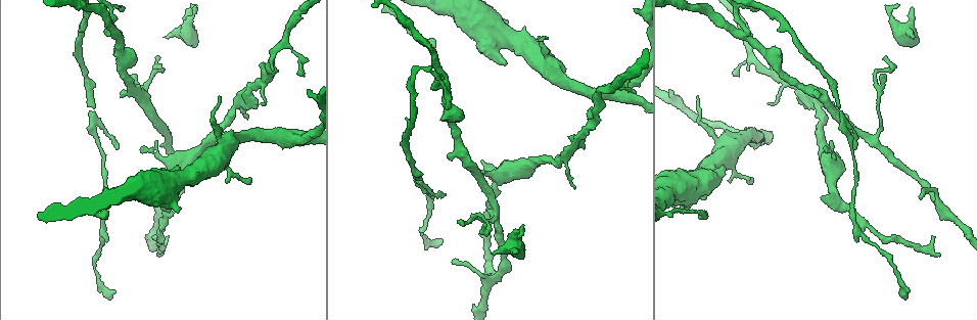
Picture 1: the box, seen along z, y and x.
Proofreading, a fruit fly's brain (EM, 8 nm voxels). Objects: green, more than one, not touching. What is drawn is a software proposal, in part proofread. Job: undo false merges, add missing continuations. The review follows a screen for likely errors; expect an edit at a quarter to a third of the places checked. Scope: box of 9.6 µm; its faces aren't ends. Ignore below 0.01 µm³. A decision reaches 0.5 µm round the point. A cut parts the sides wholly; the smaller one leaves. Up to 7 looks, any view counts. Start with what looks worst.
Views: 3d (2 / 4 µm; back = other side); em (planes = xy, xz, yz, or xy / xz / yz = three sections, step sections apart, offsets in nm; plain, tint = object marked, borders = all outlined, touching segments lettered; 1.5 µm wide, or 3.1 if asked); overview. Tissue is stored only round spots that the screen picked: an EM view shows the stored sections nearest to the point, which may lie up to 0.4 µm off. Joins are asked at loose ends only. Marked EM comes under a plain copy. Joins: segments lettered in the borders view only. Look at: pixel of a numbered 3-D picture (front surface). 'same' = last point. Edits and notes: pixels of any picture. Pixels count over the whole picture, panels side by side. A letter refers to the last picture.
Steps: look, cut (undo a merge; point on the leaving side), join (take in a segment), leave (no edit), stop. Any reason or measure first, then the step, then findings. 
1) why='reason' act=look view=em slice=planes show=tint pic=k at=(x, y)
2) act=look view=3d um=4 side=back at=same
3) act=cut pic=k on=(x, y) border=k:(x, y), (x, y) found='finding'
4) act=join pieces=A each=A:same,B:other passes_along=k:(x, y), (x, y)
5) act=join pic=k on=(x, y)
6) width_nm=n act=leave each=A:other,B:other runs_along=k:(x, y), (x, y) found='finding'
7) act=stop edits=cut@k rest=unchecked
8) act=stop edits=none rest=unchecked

why='branch stops here' act=look view=3d um=2 side=back pic=1 at=(165, 36)

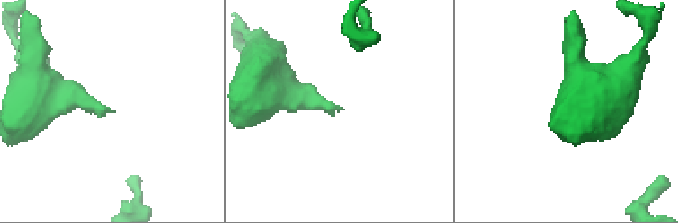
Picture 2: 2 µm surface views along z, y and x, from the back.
why='need the tissue' act=look view=em slice=planes show=tint pic=2 at=(341, 108)

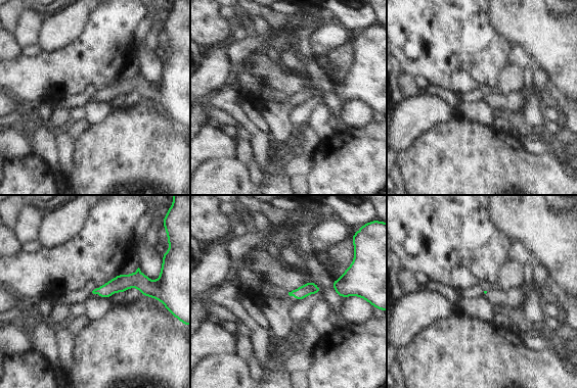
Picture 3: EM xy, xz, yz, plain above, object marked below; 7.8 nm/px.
act=look view=em slice=planes show=borders at=same

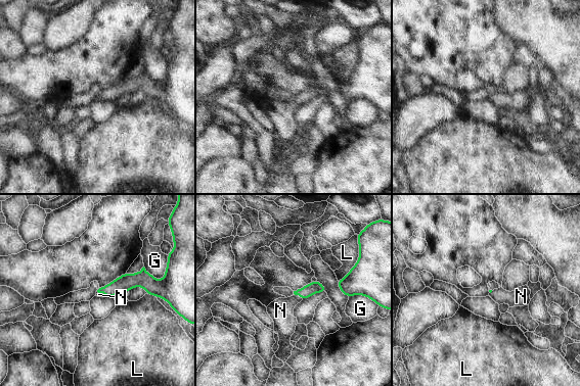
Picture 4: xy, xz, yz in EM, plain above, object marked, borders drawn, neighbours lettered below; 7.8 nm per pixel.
act=join pic=4 on=(280, 310) each=G:other,L:other,N:same passes_along=4:(307, 291), (300, 295), (280, 310) found='it goes on there'

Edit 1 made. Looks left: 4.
why='three-way junction' act=look view=em slice=planes show=tint pic=1 at=(444, 81)

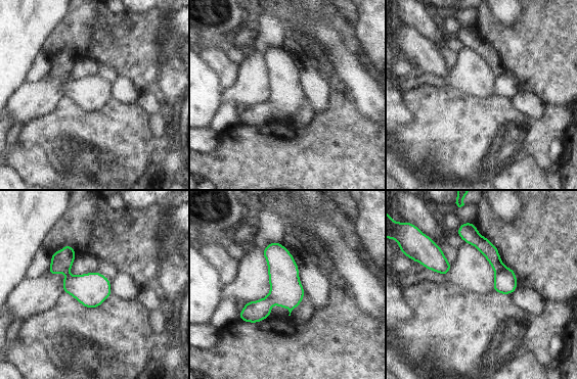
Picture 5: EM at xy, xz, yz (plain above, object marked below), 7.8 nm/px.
act=look view=em slice=planes show=borders at=same

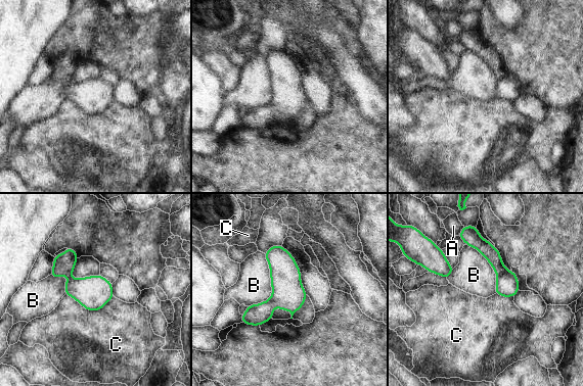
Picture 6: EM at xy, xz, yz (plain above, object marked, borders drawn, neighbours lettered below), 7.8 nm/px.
longest_contact=B:440nm act=cut pic=6 on=(491, 253) each=A:other,B:other,C:other border=6:(506, 270), (497, 278) found='a second cell is stuck on'

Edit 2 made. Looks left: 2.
why='side arm on a straight run' act=look view=3d um=4 pic=1 at=(494, 213)

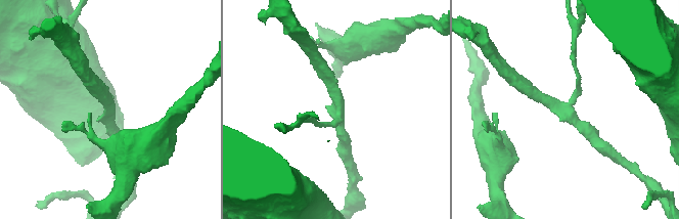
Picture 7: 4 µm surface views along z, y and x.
why='shape alone is not enough' act=look view=em slice=planes show=borders pic=7 at=(341, 115)

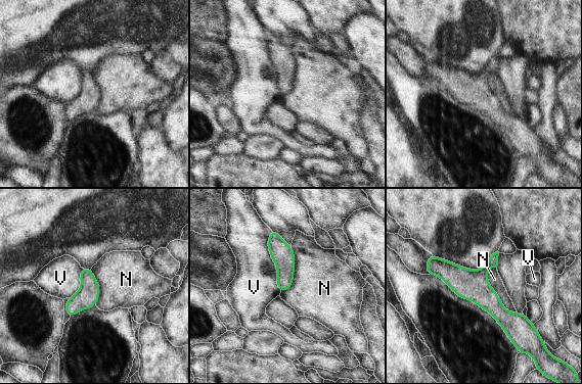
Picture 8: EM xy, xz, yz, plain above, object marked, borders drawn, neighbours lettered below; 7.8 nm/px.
width_nm=140 act=leave each=N:other,V:other runs_along=8:(432, 258), (471, 284), (513, 338) found='all the same cell'

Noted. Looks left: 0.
act=stop edits=join@4,cut@6 rest=unchecked

